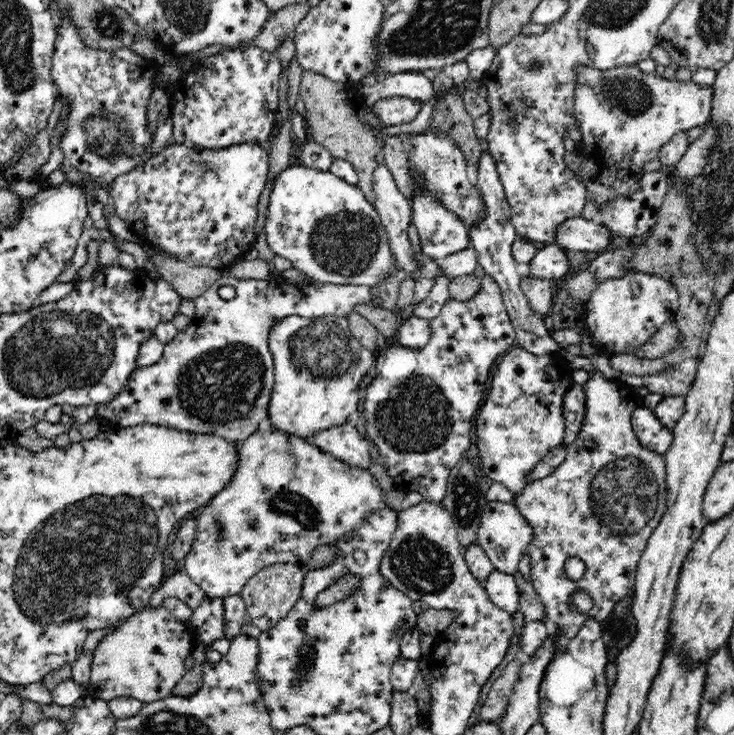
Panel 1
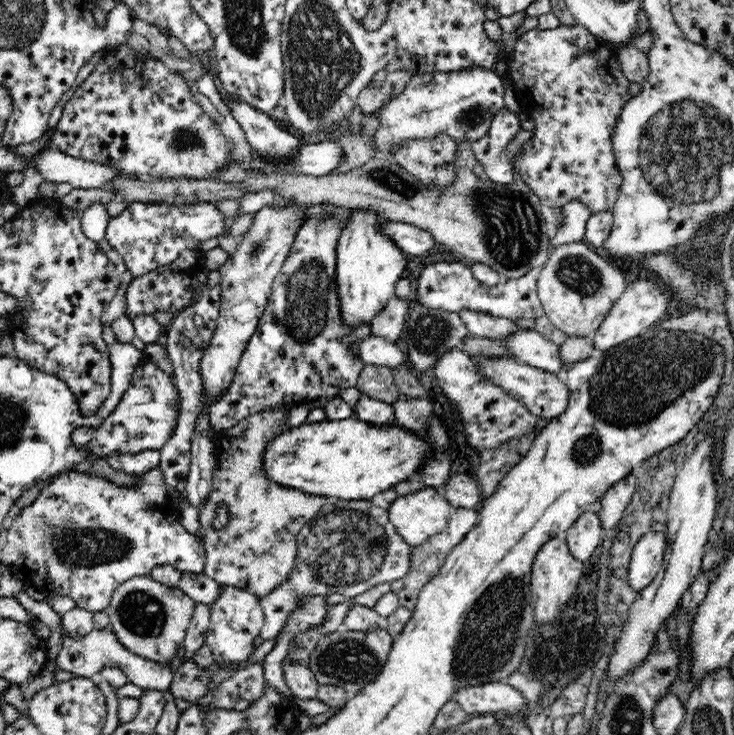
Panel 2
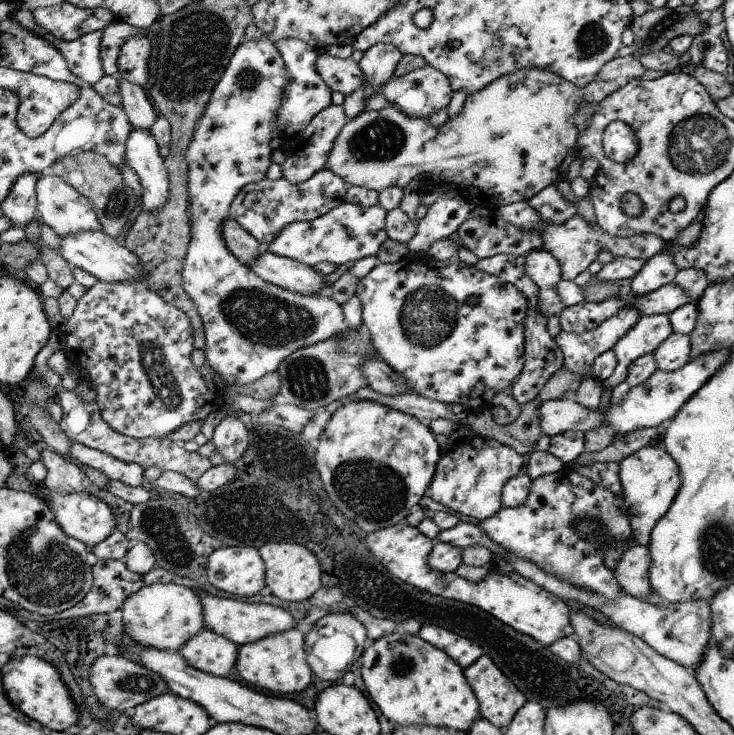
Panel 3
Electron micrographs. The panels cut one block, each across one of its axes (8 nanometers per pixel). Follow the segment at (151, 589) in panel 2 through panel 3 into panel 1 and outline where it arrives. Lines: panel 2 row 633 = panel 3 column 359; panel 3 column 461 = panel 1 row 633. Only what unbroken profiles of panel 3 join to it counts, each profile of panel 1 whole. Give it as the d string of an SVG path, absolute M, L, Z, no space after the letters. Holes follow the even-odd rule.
M164 606L136 612L117 625L92 651L91 675L88 686L92 686L99 699L109 701L121 696L134 697L144 704L168 697L172 688L184 676L184 660L191 654L193 631L190 623L180 622Z

